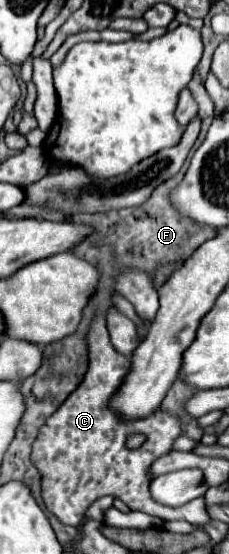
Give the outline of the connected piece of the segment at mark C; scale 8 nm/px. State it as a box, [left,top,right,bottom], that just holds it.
[31,315,211,527]

